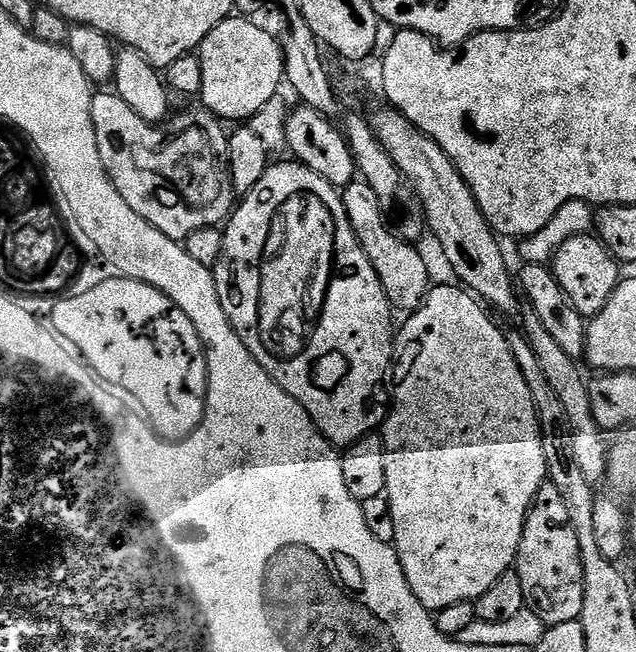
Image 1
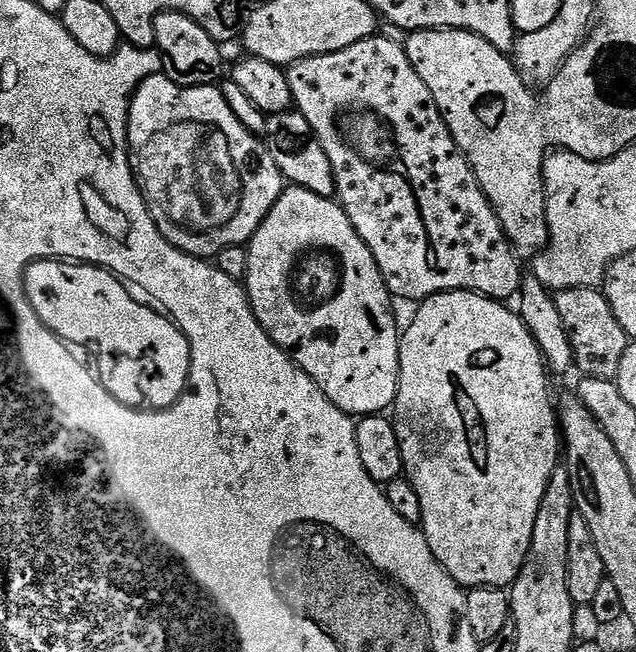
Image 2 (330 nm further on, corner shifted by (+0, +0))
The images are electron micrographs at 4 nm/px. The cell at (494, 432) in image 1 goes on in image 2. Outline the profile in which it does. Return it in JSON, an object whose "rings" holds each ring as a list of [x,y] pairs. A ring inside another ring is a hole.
{"rings":[[[439,292],[439,294],[437,294],[437,296],[429,296],[429,297],[428,297],[428,299],[427,299],[427,300],[425,300],[425,301],[423,301],[423,303],[421,303],[421,304],[420,304],[420,305],[419,305],[419,307],[417,307],[417,308],[420,308],[420,309],[418,309],[418,310],[417,310],[417,312],[416,312],[416,313],[414,313],[414,314],[413,314],[413,316],[412,316],[412,321],[410,321],[410,322],[409,322],[409,324],[408,324],[408,328],[407,328],[407,324],[406,324],[406,327],[405,327],[405,328],[404,328],[404,329],[403,329],[403,332],[402,332],[402,335],[401,335],[401,337],[400,337],[400,381],[399,381],[399,382],[398,382],[398,390],[397,390],[397,391],[396,391],[396,402],[395,402],[395,405],[394,405],[394,413],[395,413],[395,412],[396,412],[396,416],[395,416],[395,415],[394,415],[394,423],[395,423],[395,425],[396,425],[396,433],[397,433],[397,434],[398,434],[398,450],[402,450],[402,466],[403,466],[403,467],[404,467],[404,475],[403,475],[403,477],[404,477],[404,478],[405,478],[405,479],[407,479],[407,480],[408,480],[408,482],[409,482],[409,484],[410,484],[410,486],[412,486],[412,487],[413,487],[413,488],[414,488],[414,491],[415,491],[415,493],[416,493],[416,494],[418,494],[418,499],[419,499],[419,501],[420,501],[420,502],[421,502],[421,518],[420,518],[420,521],[419,521],[419,523],[420,523],[420,524],[421,524],[421,525],[422,525],[422,531],[423,531],[423,534],[424,534],[424,537],[425,537],[425,538],[426,538],[426,542],[427,542],[427,543],[428,543],[428,545],[429,545],[429,546],[430,546],[430,550],[431,550],[431,551],[432,551],[432,553],[433,553],[433,554],[434,554],[434,558],[438,558],[438,562],[439,562],[439,563],[440,563],[440,564],[441,564],[441,565],[442,565],[442,567],[444,567],[444,569],[445,569],[445,570],[446,570],[446,574],[450,574],[450,578],[454,578],[454,582],[458,582],[458,583],[459,583],[459,584],[460,584],[460,586],[461,586],[461,588],[463,588],[463,589],[465,589],[465,590],[467,590],[467,589],[470,589],[470,588],[502,588],[502,589],[507,589],[507,588],[508,588],[508,587],[509,587],[509,586],[510,586],[510,585],[511,585],[511,584],[513,584],[513,583],[514,583],[514,582],[515,582],[515,580],[516,580],[516,579],[517,579],[517,578],[518,578],[518,574],[519,574],[519,573],[520,573],[520,571],[521,571],[521,570],[522,570],[522,566],[523,566],[523,565],[524,565],[524,563],[525,563],[525,562],[526,562],[526,558],[527,558],[527,557],[528,557],[528,551],[529,551],[529,550],[530,550],[530,542],[531,542],[531,541],[532,541],[532,539],[533,539],[533,538],[534,538],[534,518],[538,518],[538,506],[542,506],[542,494],[546,494],[546,486],[547,486],[547,485],[548,485],[548,483],[549,483],[549,482],[550,482],[550,478],[551,478],[551,477],[552,477],[552,475],[553,475],[553,474],[554,474],[554,470],[555,470],[555,469],[556,469],[556,468],[557,468],[557,466],[558,466],[558,465],[559,465],[559,464],[560,464],[560,463],[561,463],[561,460],[562,460],[562,433],[561,433],[561,430],[560,430],[560,426],[559,426],[559,423],[558,423],[558,412],[557,412],[557,409],[556,409],[556,408],[555,408],[555,407],[554,407],[554,400],[553,400],[553,404],[552,404],[552,396],[551,396],[551,394],[550,394],[550,393],[548,393],[548,380],[549,380],[549,381],[550,381],[550,373],[549,373],[549,371],[548,371],[548,369],[547,369],[547,367],[546,367],[546,365],[545,365],[545,362],[544,362],[544,356],[543,356],[543,355],[542,355],[542,353],[540,353],[540,348],[539,348],[539,346],[537,346],[537,344],[536,344],[536,343],[535,343],[535,342],[534,342],[534,338],[533,338],[533,337],[532,337],[532,335],[531,335],[531,334],[530,334],[530,330],[529,330],[529,329],[528,329],[528,328],[527,328],[527,326],[525,326],[525,324],[524,324],[524,323],[523,323],[523,322],[522,322],[522,321],[520,321],[520,317],[519,317],[519,315],[517,315],[517,313],[516,313],[516,312],[515,312],[515,311],[513,311],[513,309],[512,309],[512,312],[511,312],[511,310],[510,310],[510,309],[508,309],[508,307],[509,307],[509,305],[508,305],[508,304],[507,304],[507,303],[504,303],[504,302],[501,302],[501,301],[499,301],[499,300],[494,300],[494,299],[492,299],[492,297],[491,297],[491,296],[482,296],[482,295],[480,295],[480,293],[479,293],[479,292]]]}

